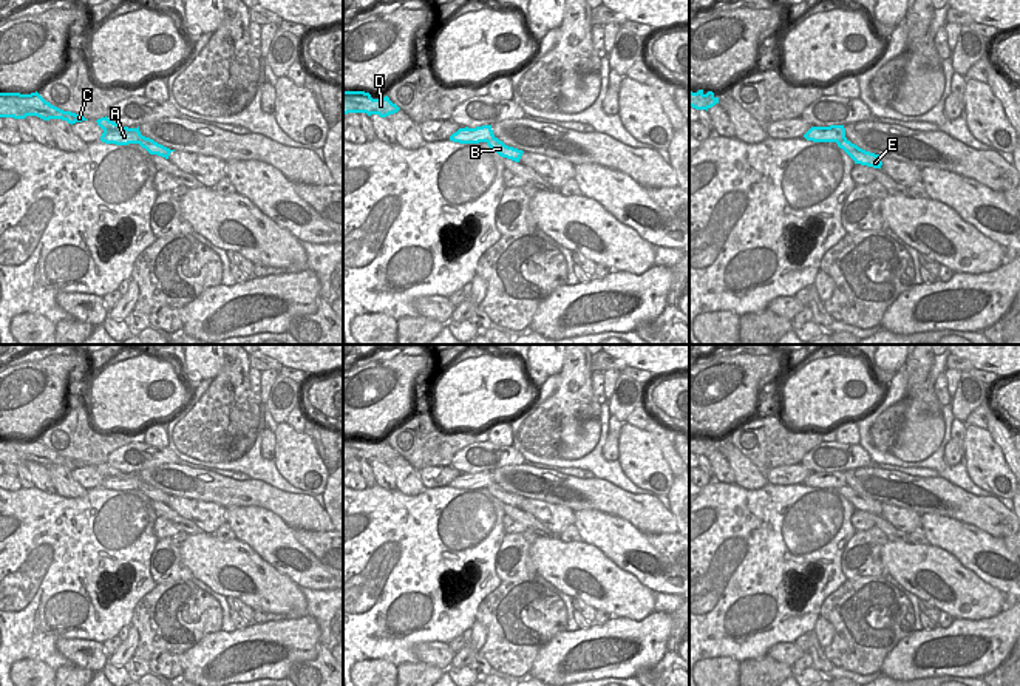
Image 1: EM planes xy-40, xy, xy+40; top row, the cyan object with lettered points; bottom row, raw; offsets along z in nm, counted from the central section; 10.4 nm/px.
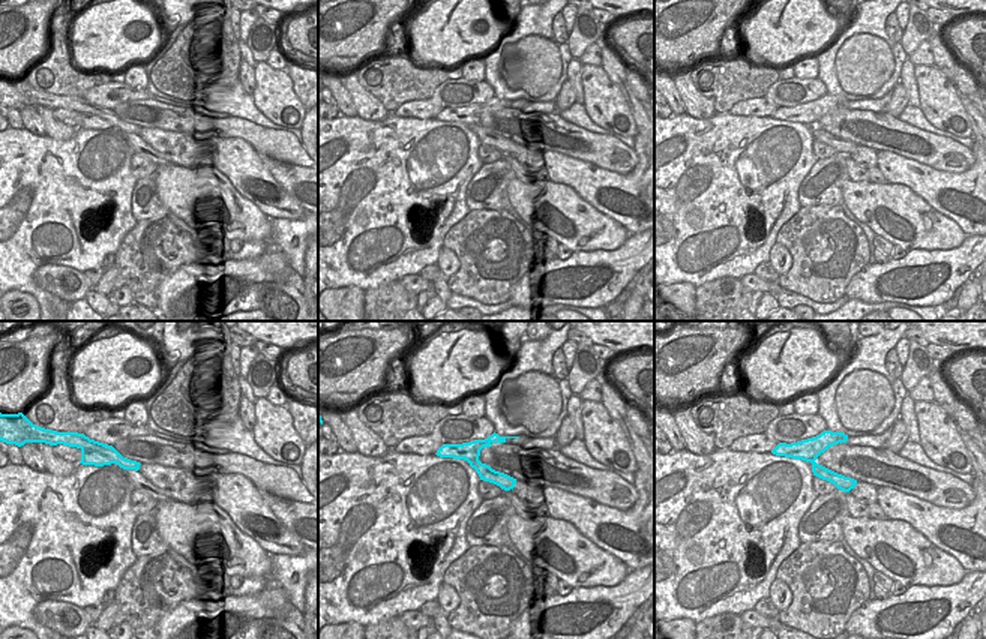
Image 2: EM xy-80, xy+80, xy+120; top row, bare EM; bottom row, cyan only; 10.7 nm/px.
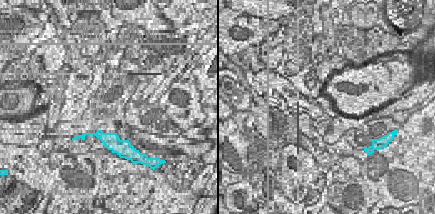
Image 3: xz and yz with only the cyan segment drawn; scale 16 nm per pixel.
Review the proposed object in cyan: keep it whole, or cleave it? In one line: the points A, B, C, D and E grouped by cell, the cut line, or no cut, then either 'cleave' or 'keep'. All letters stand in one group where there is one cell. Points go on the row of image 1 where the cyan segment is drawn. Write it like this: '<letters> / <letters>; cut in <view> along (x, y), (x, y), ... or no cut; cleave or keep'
A / B C D E; cut in xy-40 along (127, 127), (108, 130), (102, 136); cleave

